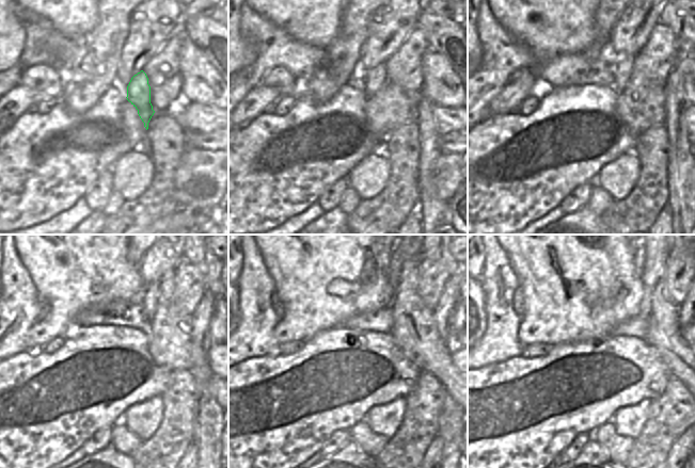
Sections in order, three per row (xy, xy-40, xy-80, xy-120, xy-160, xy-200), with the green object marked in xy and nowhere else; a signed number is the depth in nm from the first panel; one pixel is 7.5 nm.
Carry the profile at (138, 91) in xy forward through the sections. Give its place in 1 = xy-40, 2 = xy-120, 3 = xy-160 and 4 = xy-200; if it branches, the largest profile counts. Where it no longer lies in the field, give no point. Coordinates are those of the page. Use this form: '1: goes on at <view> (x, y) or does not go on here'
1: goes on at xy-40 (372, 81)
2: goes on at xy-120 (152, 291)
3: goes on at xy-160 (396, 262)
4: goes on at xy-200 (638, 256)

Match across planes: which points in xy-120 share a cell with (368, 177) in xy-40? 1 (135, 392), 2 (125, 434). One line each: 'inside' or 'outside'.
1: outside
2: outside

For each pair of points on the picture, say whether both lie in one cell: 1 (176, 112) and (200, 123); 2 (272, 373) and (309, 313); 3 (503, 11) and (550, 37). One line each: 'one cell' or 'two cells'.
1: one cell
2: two cells
3: one cell

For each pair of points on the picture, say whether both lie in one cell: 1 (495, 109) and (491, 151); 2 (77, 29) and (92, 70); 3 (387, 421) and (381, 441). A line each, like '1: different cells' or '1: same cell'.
1: different cells
2: different cells
3: different cells

